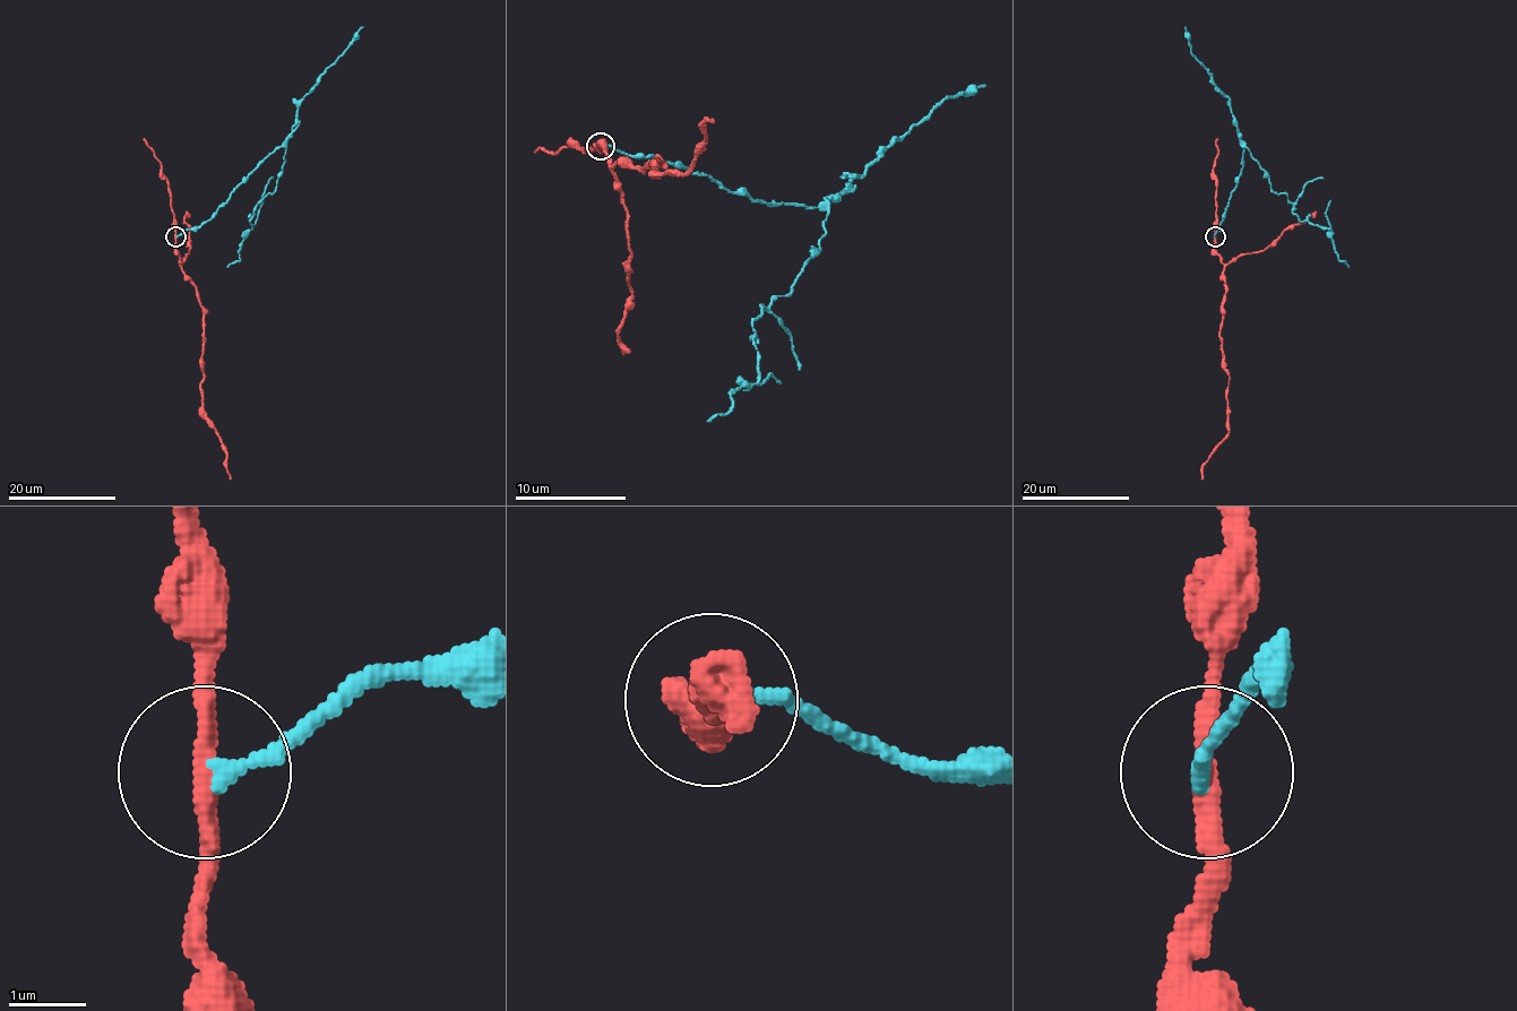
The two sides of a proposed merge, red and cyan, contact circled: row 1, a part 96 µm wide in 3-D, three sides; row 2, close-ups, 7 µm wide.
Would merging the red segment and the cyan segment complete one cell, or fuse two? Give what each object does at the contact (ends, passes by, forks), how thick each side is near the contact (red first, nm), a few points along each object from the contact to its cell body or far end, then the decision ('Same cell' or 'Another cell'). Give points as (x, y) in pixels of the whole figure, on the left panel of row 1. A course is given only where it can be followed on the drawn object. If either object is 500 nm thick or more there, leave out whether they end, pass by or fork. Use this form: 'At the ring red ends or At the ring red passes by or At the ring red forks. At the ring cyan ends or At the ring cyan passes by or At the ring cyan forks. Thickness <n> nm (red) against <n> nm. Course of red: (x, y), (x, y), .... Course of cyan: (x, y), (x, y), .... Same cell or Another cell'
At the ring red passes by. At the ring cyan ends. Thickness 240 nm (red) against 220 nm. Course of red: (175, 235), (175, 252), (182, 270), (195, 287), (204, 312), (201, 415), (214, 429), (226, 454), (231, 478). Course of cyan: (175, 235), (205, 224), (269, 155), (284, 146), (276, 190), (256, 205), (240, 260), (227, 267). Another cell

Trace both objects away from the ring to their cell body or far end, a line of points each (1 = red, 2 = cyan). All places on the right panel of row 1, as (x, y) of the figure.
1: (1215, 235), (1225, 287), (1221, 340), (1223, 369), (1229, 374), (1229, 434), (1203, 466), (1201, 478)
2: (1215, 235), (1241, 175), (1244, 146), (1272, 190), (1287, 197), (1301, 221), (1328, 229), (1339, 260), (1349, 267)

